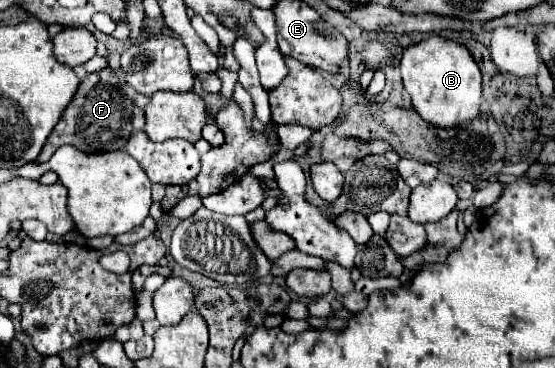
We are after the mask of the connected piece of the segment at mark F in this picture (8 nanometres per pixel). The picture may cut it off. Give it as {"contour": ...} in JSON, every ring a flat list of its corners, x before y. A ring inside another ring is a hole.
{"contour":[[107,66,99,72,93,72,93,74,87,74,81,80,73,100,65,108,61,120,57,122,57,126,49,134,37,160,39,162,49,160,53,156,53,152,63,144,73,144,81,152,121,150,127,144,127,138,133,130,133,124,131,124,133,108,135,108,135,102,123,92,121,80,111,70,111,66]]}

